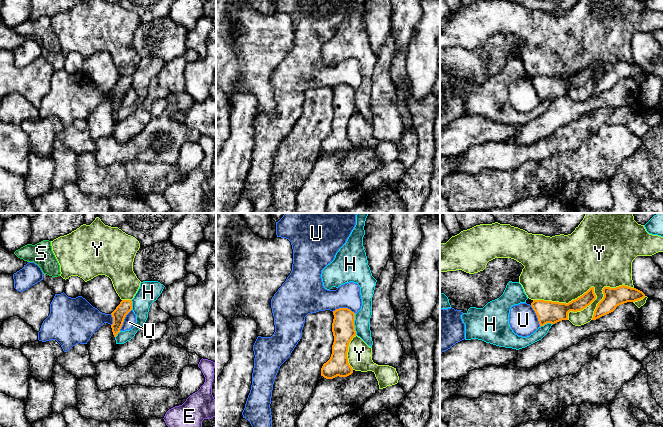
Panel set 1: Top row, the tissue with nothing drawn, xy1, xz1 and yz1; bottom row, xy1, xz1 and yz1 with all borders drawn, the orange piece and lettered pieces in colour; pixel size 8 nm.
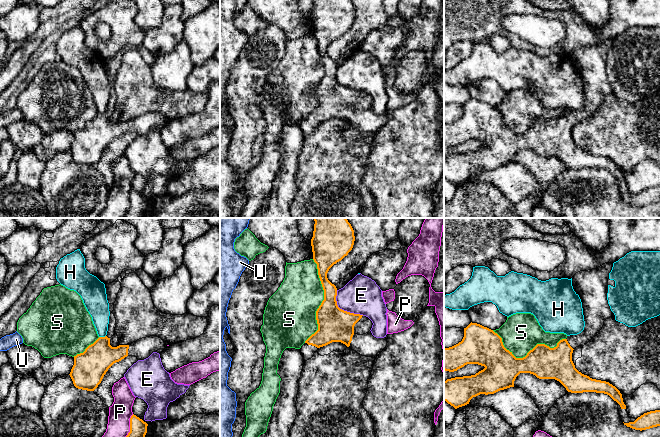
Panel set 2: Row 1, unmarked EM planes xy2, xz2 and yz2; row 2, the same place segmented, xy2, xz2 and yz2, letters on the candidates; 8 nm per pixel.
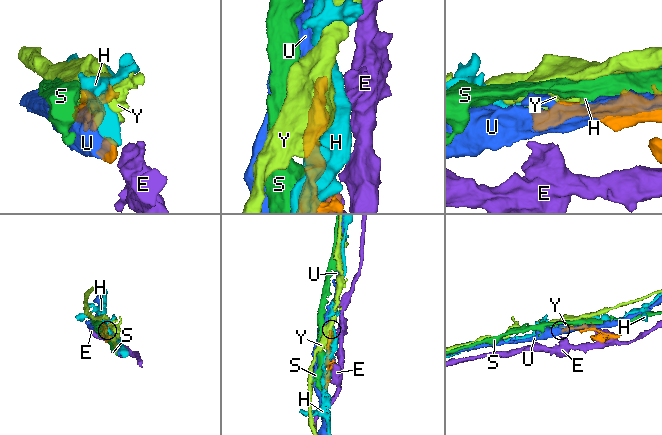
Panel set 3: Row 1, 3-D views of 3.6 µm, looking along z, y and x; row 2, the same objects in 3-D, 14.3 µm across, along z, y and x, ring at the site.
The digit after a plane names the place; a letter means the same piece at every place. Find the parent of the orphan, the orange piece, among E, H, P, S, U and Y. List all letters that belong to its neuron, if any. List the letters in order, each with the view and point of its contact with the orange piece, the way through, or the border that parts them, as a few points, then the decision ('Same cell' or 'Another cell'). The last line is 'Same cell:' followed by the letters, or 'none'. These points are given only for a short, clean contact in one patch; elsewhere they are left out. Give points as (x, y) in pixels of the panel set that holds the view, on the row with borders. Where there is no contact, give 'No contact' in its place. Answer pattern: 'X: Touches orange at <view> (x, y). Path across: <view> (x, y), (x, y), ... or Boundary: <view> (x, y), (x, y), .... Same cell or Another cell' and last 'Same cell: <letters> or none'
E: Touches orange at xz2 (343, 310). Another cell
H: Touches orange at xz1 (353, 324). Another cell
P: Touches orange at xy2 (130, 425). Another cell
S: Touches orange at xz2 (322, 301). Another cell
U: Touches orange at xz1 (343, 308). Boundary: xz1 (332, 311), (338, 308), (349, 308), (354, 313). Another cell
Y: Touches orange at yz1 (565, 303). Another cell
Same cell: none

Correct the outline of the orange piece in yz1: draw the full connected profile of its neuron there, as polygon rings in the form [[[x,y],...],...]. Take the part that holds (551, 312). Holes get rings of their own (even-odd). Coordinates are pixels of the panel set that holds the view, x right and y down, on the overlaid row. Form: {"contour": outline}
{"contour": [[[591,287],[582,296],[572,300],[568,304],[544,300],[533,300],[531,306],[537,315],[541,327],[547,323],[555,324],[562,320],[568,320],[568,313],[570,311],[581,311],[589,306],[595,299],[596,295],[594,293],[594,287]]]}

